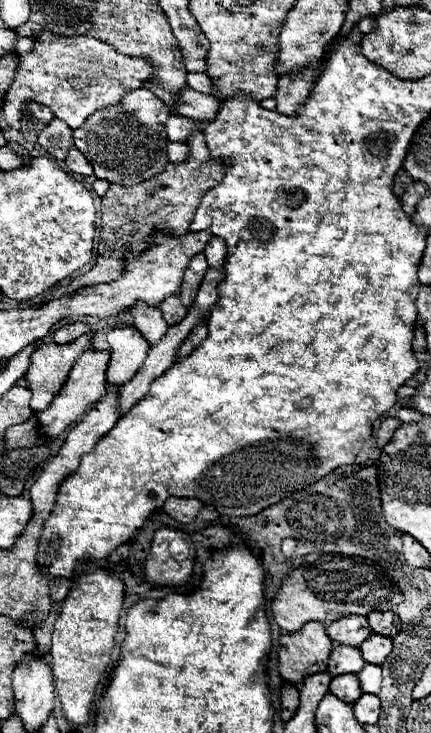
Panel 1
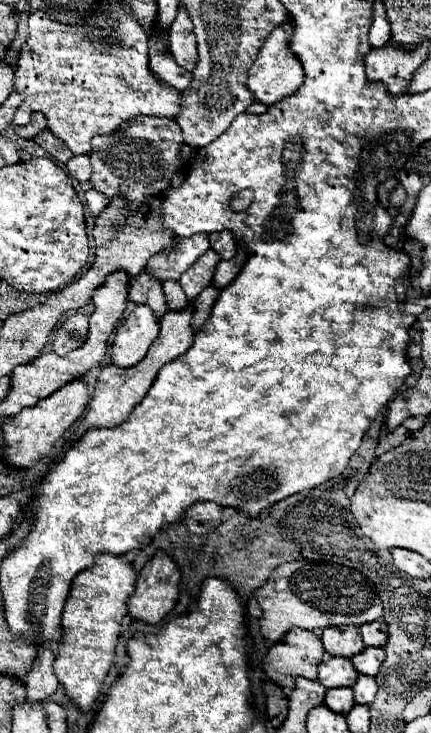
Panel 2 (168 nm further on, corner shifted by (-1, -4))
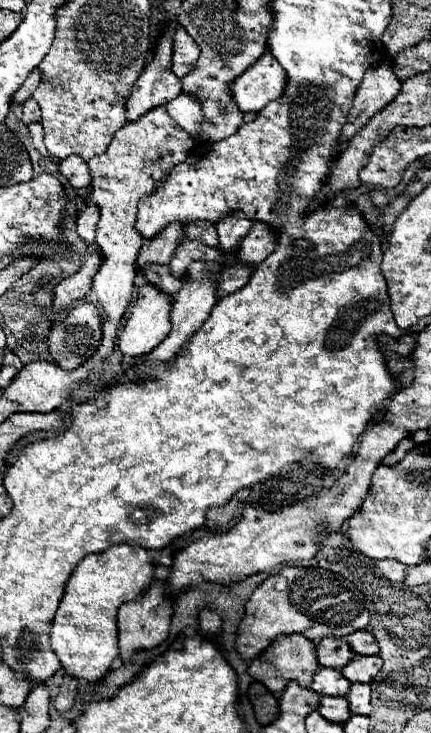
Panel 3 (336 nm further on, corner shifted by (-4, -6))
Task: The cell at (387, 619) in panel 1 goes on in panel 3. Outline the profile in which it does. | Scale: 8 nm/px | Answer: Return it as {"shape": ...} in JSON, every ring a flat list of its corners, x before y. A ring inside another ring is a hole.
{"shape":[[357,630,355,634,349,634,345,638,345,642,359,656,375,656,375,654,379,654,379,646,375,642,375,636,371,632,367,632,367,630]]}

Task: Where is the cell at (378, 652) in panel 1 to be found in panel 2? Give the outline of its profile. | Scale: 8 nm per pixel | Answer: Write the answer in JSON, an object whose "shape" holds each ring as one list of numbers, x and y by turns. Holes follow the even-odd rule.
{"shape":[[366,646,360,654,356,654,352,658,352,664,354,668,360,672,360,674,366,674,366,676,376,676,380,664,384,662,386,658,386,650,380,648,380,646]]}

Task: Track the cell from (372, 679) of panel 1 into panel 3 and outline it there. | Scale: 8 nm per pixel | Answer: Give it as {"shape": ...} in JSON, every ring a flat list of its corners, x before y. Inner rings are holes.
{"shape":[[351,684,351,690,347,694,347,702,349,702,349,710,351,714,363,714,369,716,371,712,371,688,369,684]]}

